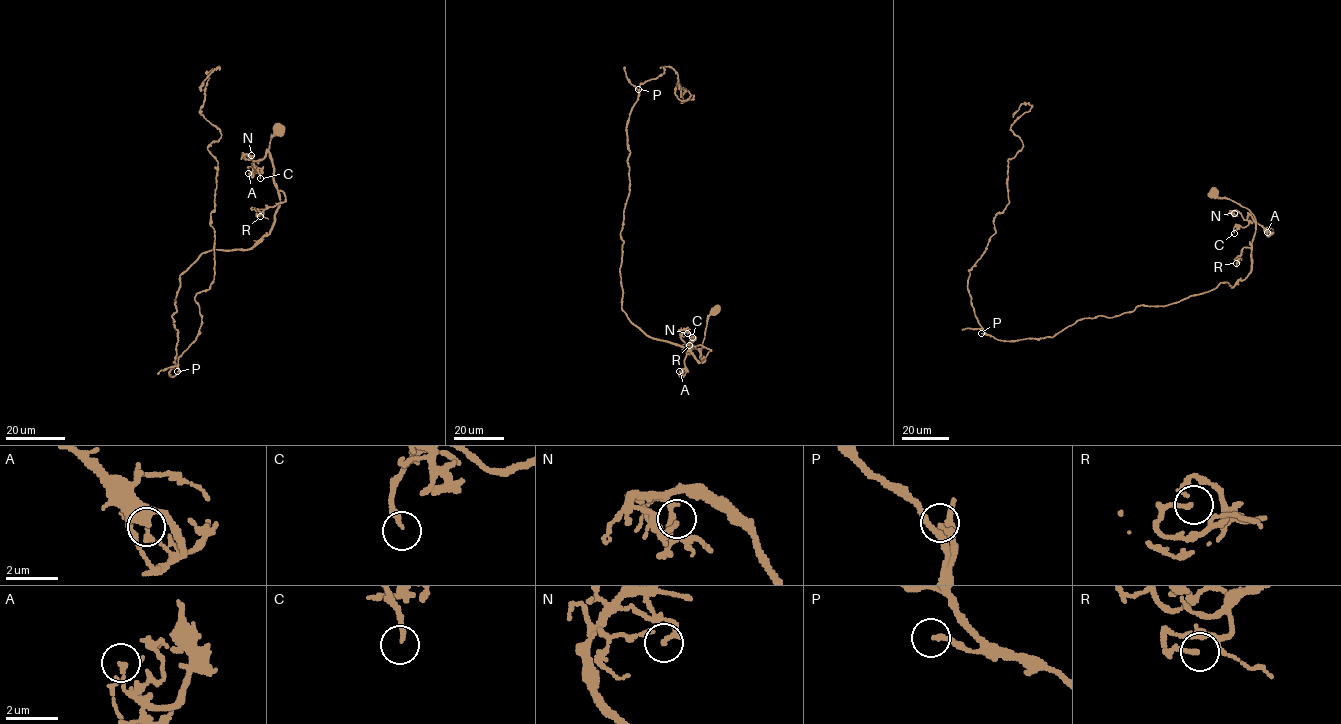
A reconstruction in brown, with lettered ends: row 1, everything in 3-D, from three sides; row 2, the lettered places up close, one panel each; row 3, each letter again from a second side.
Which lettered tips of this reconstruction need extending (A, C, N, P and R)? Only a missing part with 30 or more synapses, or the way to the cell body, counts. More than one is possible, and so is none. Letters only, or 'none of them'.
none of them

